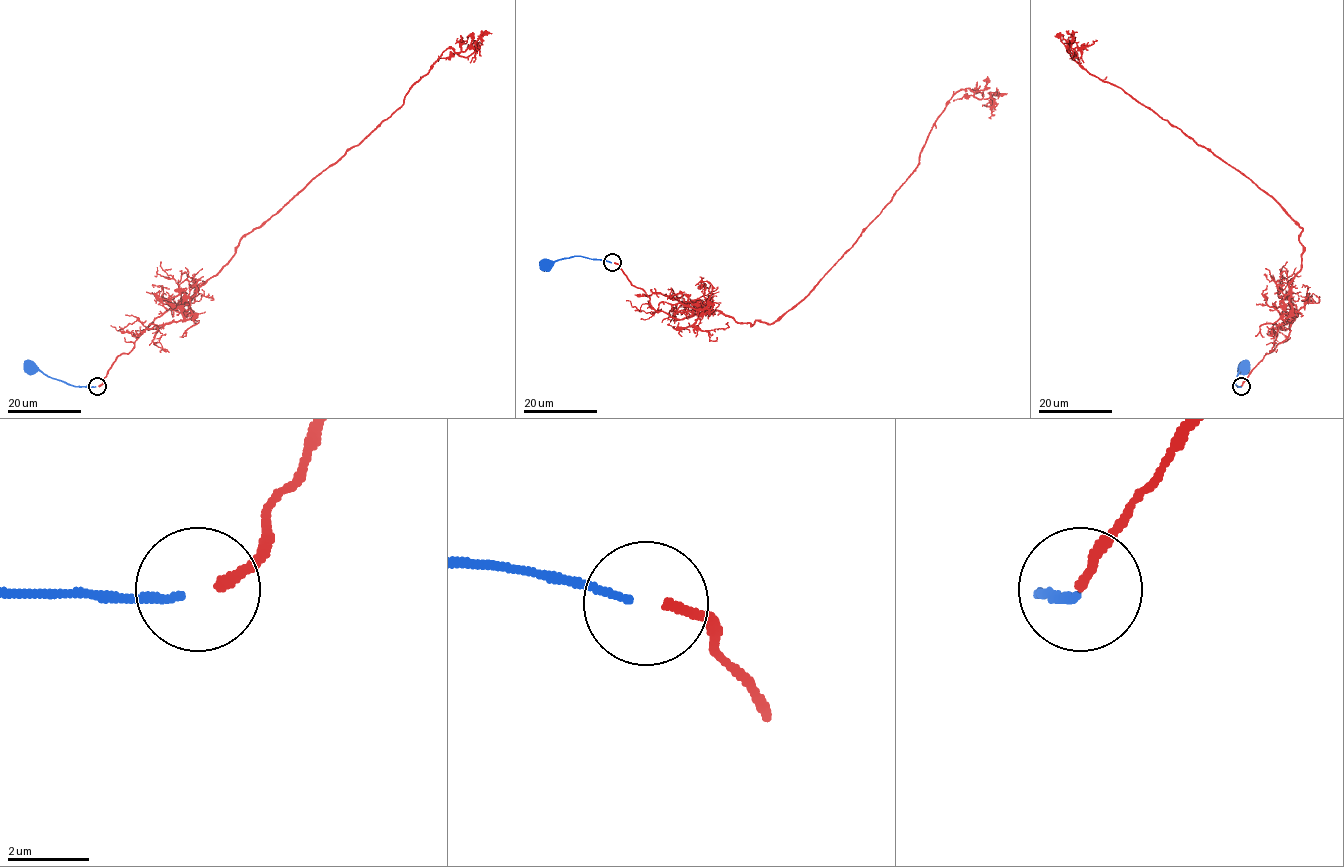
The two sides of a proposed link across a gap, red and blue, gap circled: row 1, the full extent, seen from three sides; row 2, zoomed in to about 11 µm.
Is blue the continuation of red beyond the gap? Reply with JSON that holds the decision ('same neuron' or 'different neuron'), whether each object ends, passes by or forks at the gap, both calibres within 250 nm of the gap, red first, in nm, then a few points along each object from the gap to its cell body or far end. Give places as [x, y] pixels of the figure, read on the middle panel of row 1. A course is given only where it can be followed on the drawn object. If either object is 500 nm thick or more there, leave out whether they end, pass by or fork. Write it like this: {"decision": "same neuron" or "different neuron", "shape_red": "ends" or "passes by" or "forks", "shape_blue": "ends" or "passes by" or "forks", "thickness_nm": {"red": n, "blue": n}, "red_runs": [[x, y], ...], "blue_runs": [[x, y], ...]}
{"decision": "same neuron", "shape_red": "ends", "shape_blue": "ends", "thickness_nm": {"red": 240, "blue": 180}, "red_runs": [[614, 262], [673, 318], [721, 310], [772, 323], [889, 202], [955, 94], [1007, 94]], "blue_runs": [[611, 262], [580, 256], [544, 262]]}

